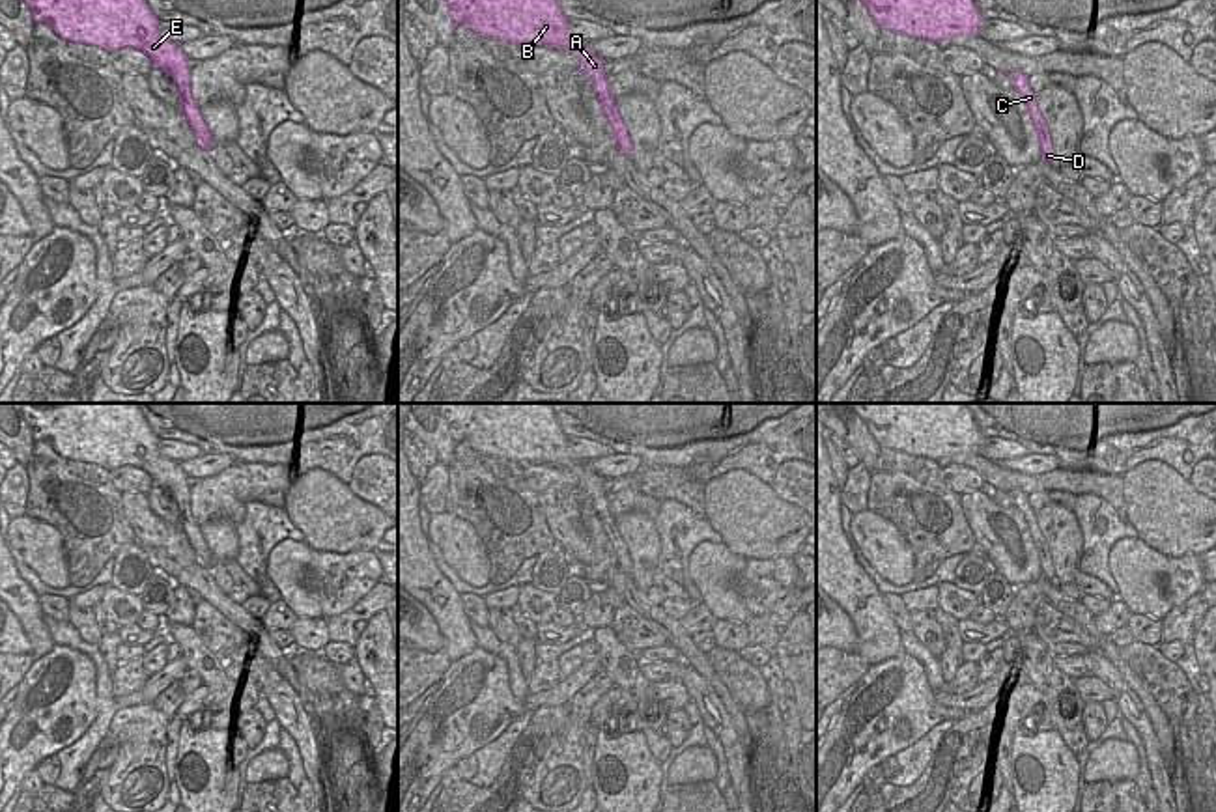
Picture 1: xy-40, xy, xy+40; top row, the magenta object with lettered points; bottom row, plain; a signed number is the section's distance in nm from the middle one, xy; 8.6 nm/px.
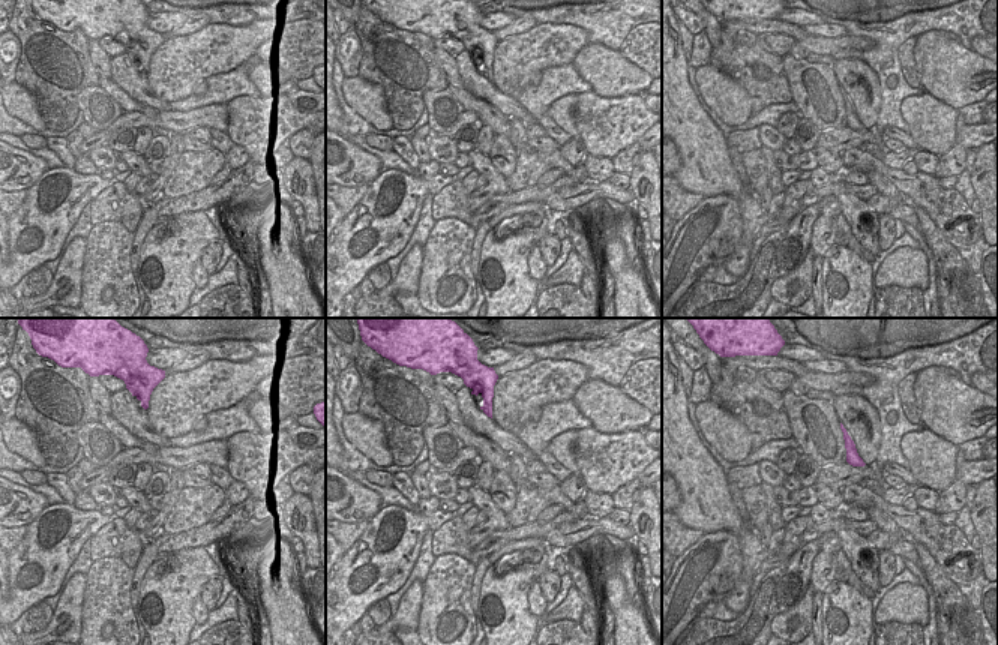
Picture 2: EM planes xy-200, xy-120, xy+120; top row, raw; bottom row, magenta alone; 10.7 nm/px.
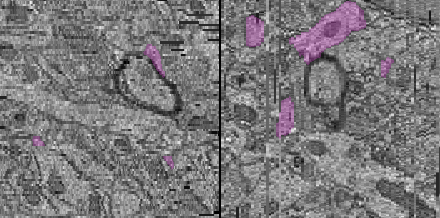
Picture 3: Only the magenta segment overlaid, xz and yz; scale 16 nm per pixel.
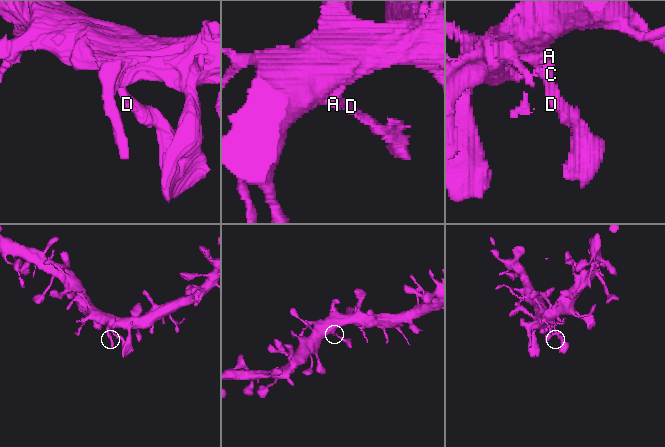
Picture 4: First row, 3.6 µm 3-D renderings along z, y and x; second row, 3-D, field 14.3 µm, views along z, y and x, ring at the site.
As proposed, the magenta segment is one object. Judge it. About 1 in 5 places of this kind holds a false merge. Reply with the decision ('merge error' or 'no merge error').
no merge error

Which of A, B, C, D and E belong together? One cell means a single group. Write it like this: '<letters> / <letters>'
A B C D E

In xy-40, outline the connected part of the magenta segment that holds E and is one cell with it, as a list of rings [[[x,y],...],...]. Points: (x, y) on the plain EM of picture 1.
[[[19,403],[30,426],[34,441],[45,441],[50,448],[73,461],[93,463],[108,470],[136,467],[149,474],[153,485],[166,491],[177,504],[177,525],[183,528],[202,567],[211,571],[213,554],[191,513],[191,480],[177,461],[159,454],[159,437],[148,426],[134,403]]]

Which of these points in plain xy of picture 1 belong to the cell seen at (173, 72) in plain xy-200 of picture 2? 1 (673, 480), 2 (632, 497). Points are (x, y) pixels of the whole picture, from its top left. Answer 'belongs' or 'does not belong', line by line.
1: belongs
2: belongs

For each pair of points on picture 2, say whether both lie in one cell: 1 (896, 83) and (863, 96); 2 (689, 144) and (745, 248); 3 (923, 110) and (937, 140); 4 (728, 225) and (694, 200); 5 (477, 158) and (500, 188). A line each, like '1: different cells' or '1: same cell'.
1: different cells
2: same cell
3: same cell
4: different cells
5: same cell

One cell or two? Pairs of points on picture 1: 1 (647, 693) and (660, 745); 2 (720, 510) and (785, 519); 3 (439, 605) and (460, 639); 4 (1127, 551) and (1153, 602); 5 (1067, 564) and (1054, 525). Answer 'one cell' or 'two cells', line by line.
1: one cell
2: one cell
3: one cell
4: one cell
5: one cell

